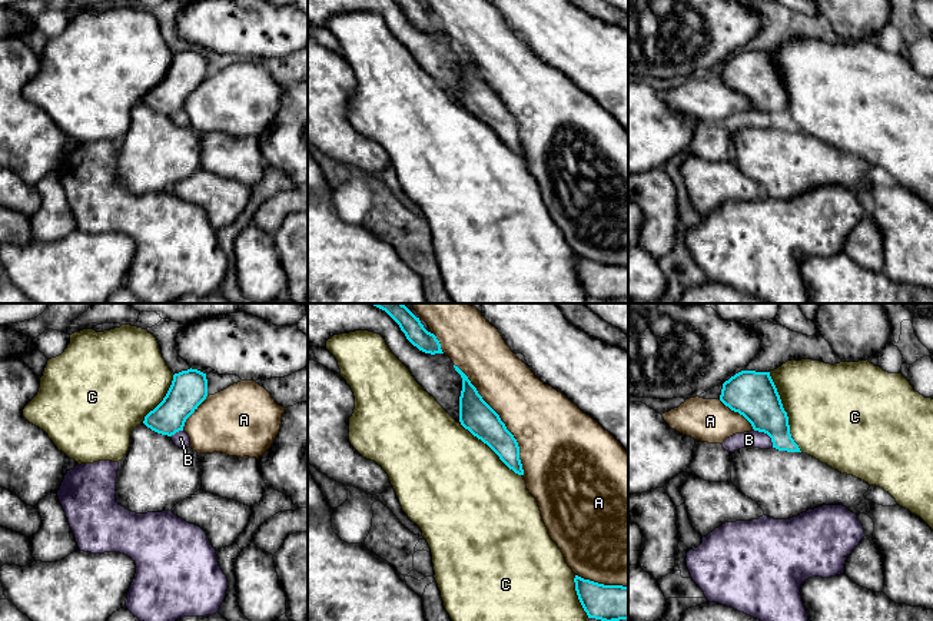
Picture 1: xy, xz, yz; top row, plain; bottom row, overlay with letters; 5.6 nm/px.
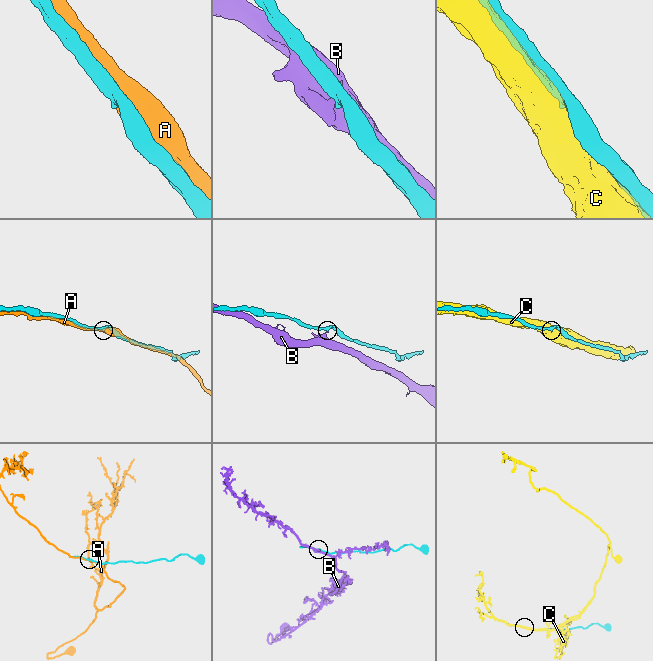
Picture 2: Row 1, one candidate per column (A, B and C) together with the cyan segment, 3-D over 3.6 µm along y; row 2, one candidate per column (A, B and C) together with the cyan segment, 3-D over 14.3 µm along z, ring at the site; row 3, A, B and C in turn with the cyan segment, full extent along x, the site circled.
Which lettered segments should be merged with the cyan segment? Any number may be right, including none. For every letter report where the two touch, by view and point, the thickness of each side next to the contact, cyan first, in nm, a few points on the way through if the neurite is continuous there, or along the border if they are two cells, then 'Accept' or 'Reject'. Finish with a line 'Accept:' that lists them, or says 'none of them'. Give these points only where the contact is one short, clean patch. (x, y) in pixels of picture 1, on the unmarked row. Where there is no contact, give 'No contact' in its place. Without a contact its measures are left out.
A: Touches cyan at xz (500, 99). Thickness 190 nm (cyan) against 380 nm. Reject
B: Touches cyan at yz (767, 113). Thickness 260 nm (cyan) against 100 nm. Boundary: yz (754, 109), (763, 110), (770, 118), (773, 126). Reject
C: Touches cyan at yz (786, 92). Thickness 260 nm (cyan) against 480 nm. Reject
Accept: none of them

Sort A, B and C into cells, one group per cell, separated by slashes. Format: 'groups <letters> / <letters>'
groups A / B / C

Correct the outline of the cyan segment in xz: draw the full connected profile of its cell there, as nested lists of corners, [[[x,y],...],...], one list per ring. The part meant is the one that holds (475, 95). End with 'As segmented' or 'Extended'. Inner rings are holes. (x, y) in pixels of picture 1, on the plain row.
[[[454,44],[454,47],[462,57],[459,76],[461,104],[487,123],[509,149],[524,155],[517,119],[507,109],[499,94],[482,79],[468,56],[458,46]]]. As segmented

